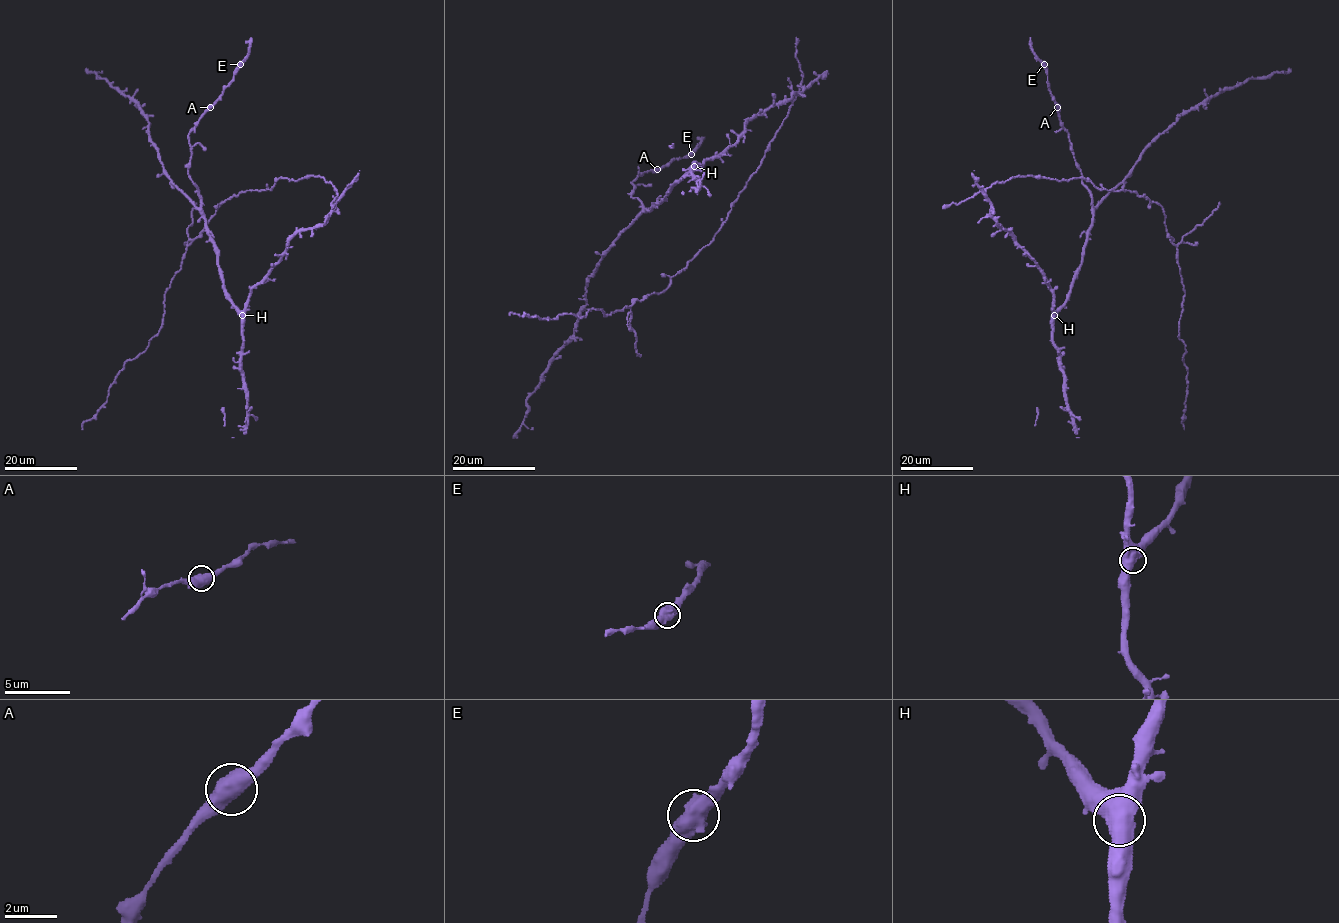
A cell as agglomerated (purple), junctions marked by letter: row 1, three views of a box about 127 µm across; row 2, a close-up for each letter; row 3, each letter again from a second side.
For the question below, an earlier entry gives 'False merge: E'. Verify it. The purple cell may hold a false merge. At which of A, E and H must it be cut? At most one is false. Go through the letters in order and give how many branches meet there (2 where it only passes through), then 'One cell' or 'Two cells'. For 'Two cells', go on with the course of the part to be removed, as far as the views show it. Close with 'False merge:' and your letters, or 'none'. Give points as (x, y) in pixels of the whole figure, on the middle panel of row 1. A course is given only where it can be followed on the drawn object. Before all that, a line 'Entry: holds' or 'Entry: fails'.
Entry: fails
A: Branches: 2. One cell
E: Branches: 2. One cell
H: Branches: 2. One cell
False merge: none

